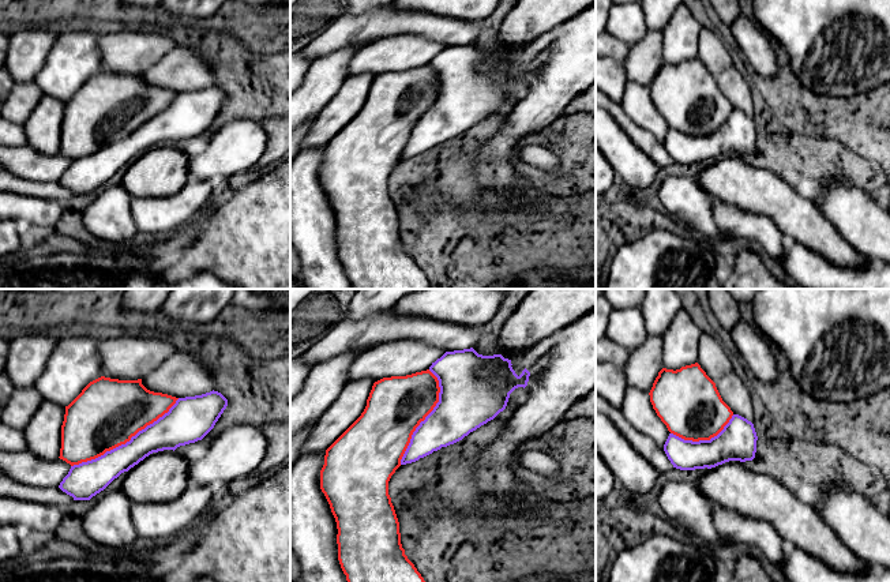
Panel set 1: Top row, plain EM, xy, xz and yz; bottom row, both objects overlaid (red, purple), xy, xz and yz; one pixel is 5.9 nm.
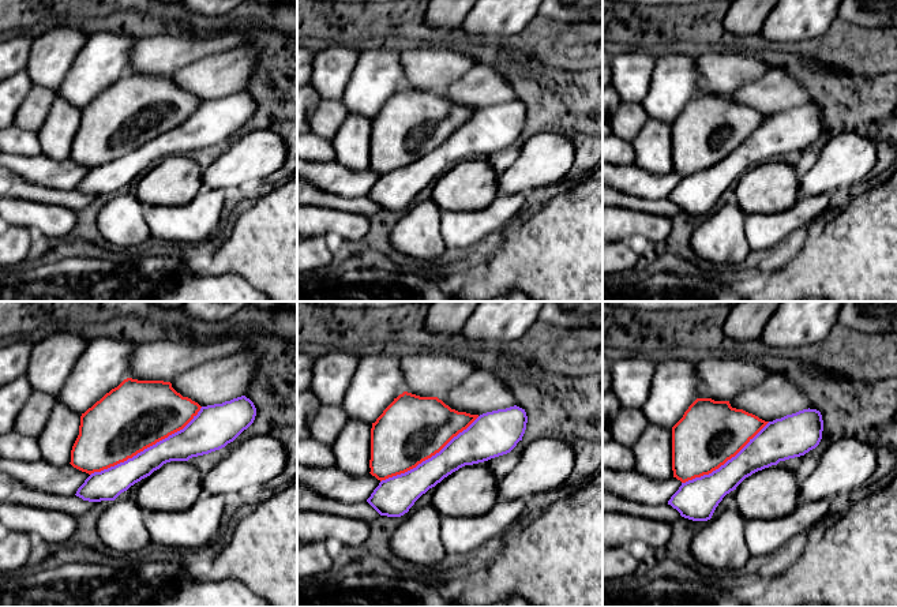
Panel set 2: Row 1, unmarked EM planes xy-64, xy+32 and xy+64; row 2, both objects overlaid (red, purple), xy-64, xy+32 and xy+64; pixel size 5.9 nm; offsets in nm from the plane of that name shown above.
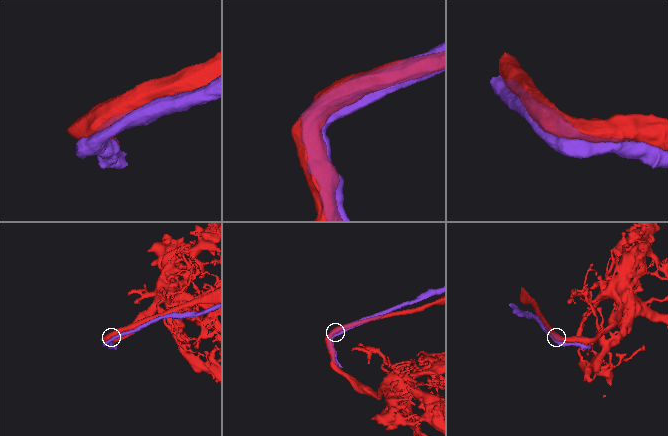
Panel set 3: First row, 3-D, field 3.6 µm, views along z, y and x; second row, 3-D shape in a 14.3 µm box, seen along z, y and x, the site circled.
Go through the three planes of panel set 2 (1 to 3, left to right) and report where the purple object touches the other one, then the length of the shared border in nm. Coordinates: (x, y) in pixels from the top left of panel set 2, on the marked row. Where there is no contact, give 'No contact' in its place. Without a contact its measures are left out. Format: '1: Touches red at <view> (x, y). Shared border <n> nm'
1: Touches red at xy-64 (146, 448). Shared border 800 nm
2: Touches red at xy+32 (430, 457). Shared border 700 nm
3: Touches red at xy+64 (725, 461). Shared border 650 nm

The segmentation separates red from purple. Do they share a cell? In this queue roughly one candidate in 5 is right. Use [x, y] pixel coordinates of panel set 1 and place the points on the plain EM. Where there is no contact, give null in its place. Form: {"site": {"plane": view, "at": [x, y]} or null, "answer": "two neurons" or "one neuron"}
{"site": {"plane": "xy", "at": [126, 136]}, "answer": "two neurons"}

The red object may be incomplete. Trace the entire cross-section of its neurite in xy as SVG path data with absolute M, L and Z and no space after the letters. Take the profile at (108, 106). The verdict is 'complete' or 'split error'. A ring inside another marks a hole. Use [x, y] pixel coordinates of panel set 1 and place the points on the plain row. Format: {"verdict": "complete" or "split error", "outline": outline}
{"verdict": "complete", "outline": "M101 71L65 101L60 154L71 161L125 139L157 116L179 93L154 87L138 75Z"}

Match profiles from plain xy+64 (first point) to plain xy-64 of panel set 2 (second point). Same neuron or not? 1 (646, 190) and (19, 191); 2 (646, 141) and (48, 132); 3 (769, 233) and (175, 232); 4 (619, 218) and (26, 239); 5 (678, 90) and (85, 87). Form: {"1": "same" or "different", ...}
{"1": "different", "2": "same", "3": "same", "4": "different", "5": "same"}

